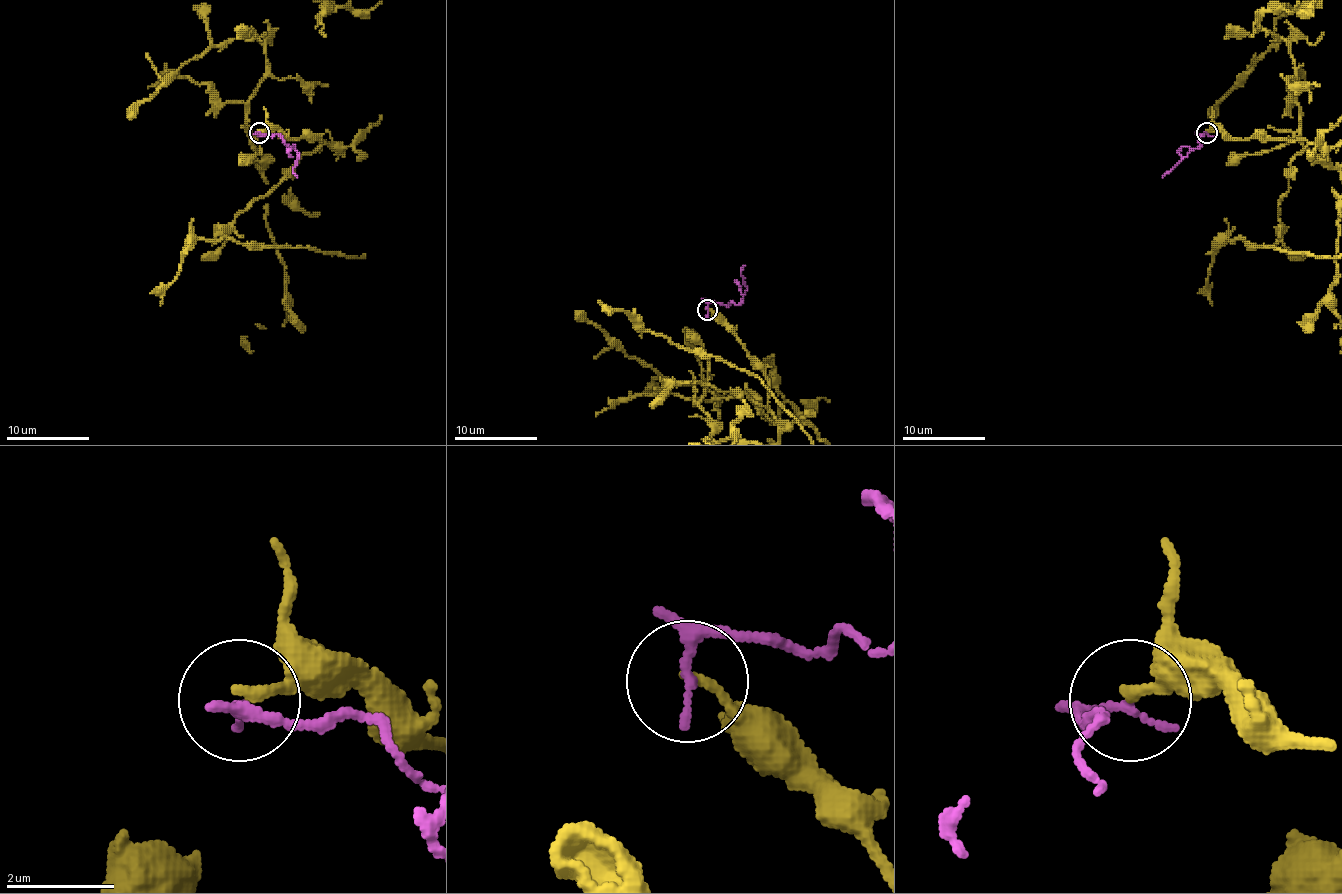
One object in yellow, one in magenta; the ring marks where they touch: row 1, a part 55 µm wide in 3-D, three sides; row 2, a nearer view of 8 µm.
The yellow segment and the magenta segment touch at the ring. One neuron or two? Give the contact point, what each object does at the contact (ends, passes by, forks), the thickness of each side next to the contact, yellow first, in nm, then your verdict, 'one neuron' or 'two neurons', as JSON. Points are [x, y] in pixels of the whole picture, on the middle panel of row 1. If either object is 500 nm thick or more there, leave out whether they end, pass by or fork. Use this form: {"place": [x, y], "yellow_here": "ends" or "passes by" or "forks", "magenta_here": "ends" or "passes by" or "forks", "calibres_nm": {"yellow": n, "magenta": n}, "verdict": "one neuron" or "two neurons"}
{"place": [707, 309], "yellow_here": "ends", "magenta_here": "passes by", "calibres_nm": {"yellow": 190, "magenta": 160}, "verdict": "two neurons"}

